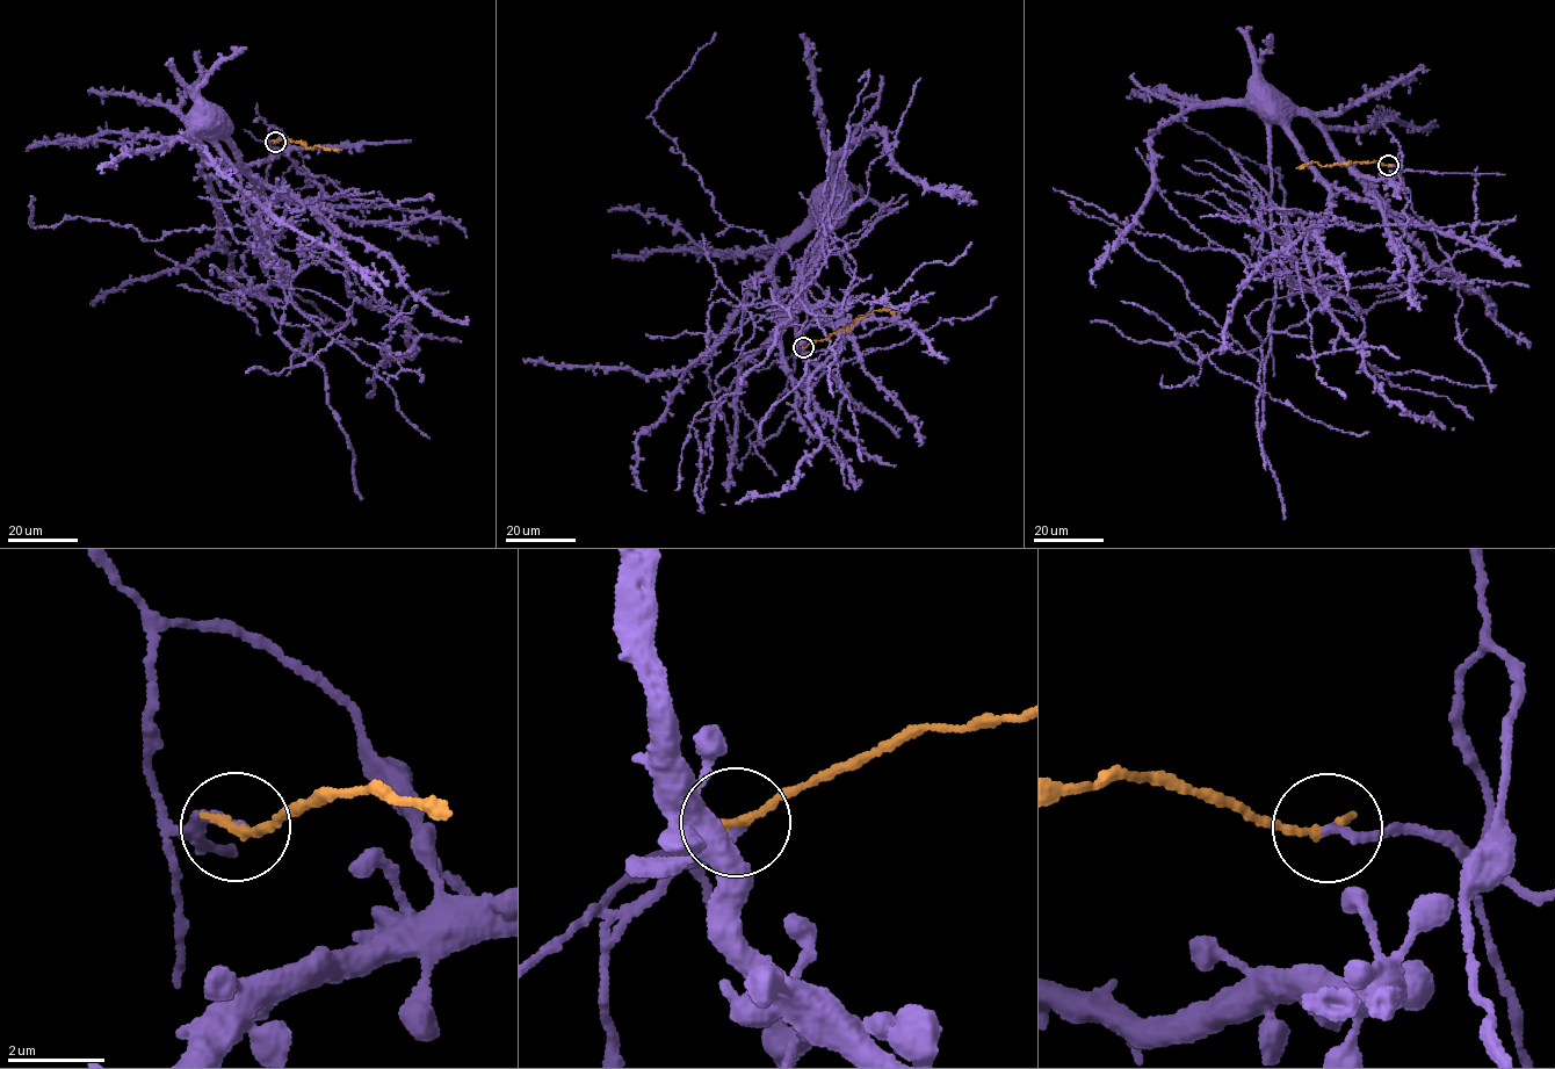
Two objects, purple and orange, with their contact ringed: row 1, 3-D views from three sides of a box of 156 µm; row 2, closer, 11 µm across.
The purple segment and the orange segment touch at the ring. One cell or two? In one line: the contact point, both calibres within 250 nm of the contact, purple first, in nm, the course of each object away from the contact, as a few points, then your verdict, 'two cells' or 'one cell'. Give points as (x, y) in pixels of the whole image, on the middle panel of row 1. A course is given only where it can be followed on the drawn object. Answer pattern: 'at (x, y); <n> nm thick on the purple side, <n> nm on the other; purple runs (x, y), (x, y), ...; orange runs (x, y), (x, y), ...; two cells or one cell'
at (803, 347); 170 nm thick on the purple side, 240 nm on the other; purple runs (803, 347), (794, 353), (800, 349), (808, 363), (773, 272), (814, 194), (831, 180), (840, 185), (834, 188); orange runs (803, 347), (845, 330), (874, 311), (901, 311); two cells

